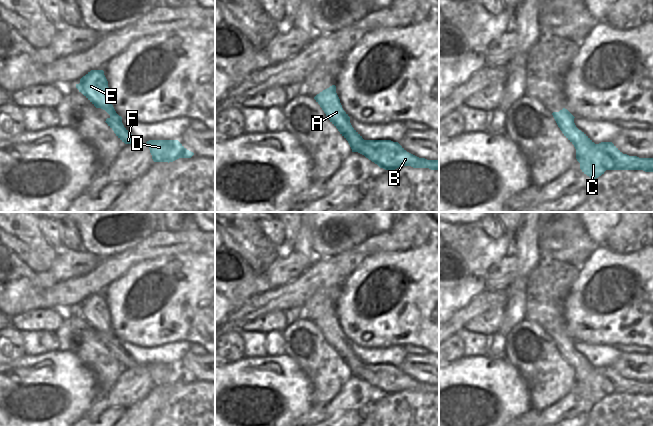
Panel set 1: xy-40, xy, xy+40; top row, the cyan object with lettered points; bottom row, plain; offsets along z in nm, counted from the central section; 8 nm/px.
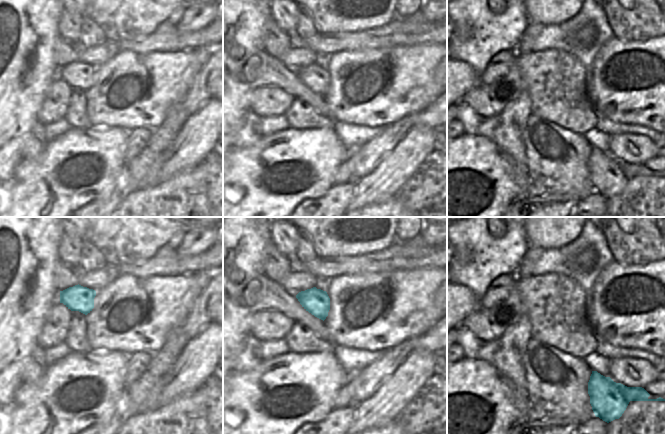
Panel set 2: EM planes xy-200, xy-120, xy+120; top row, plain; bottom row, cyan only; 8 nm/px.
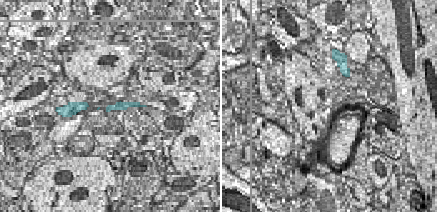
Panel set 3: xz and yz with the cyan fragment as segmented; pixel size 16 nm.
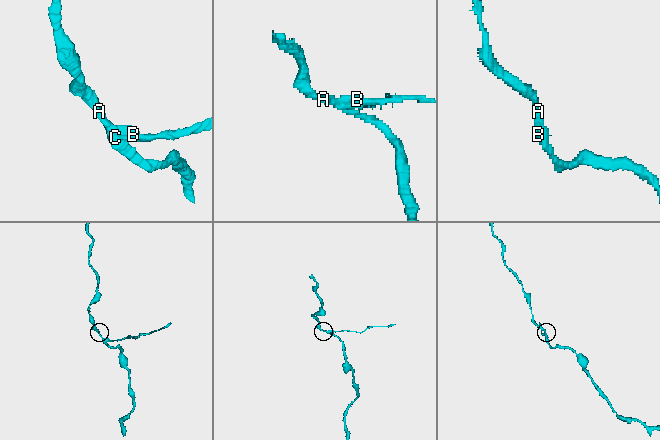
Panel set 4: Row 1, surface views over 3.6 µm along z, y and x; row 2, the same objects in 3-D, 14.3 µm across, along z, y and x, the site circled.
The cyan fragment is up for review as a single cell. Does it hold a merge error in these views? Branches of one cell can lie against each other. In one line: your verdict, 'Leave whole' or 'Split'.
Split

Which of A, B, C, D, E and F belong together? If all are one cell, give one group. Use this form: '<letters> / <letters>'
A C E F / B D

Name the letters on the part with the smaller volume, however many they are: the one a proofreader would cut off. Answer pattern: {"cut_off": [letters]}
{"cut_off": ["B", "D"]}

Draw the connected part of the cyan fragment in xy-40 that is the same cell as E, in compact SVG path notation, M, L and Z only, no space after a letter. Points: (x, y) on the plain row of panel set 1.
M91 294L80 303L76 312L96 332L101 332L110 339L105 346L122 366L133 368L136 365L134 360L124 351L122 341L116 337L112 329L108 305L103 294Z

